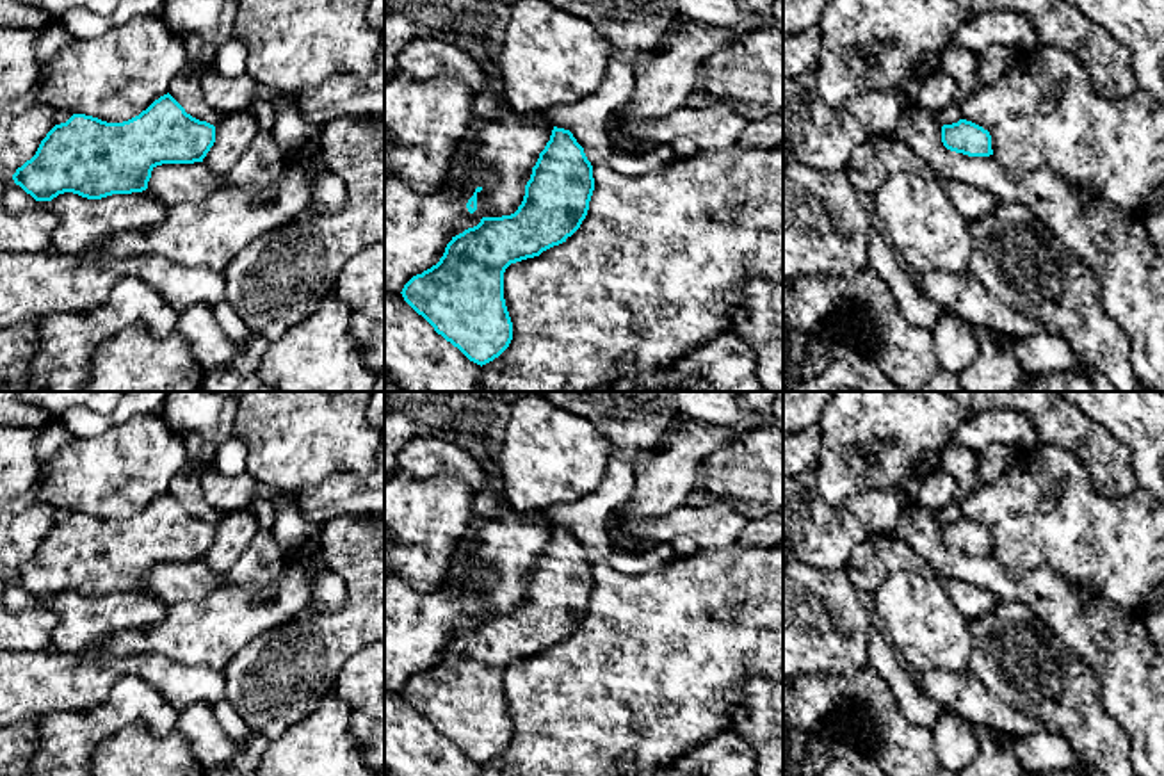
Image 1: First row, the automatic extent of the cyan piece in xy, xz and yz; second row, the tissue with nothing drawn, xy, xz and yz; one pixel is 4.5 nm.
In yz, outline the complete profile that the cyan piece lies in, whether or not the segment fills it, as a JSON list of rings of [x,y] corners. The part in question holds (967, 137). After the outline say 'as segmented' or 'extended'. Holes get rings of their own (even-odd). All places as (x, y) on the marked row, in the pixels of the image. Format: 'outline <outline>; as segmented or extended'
outline [[[959,119],[952,125],[943,125],[942,142],[947,150],[968,157],[993,155],[990,132],[966,119]]]; as segmented

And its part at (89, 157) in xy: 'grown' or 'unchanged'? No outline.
unchanged

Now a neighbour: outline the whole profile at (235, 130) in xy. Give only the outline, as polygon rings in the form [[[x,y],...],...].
[[[247,110],[222,114],[214,126],[215,142],[203,162],[212,174],[222,178],[249,148],[260,128],[256,117]]]

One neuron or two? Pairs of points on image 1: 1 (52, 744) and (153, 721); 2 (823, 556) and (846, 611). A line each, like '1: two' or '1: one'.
1: one
2: two

